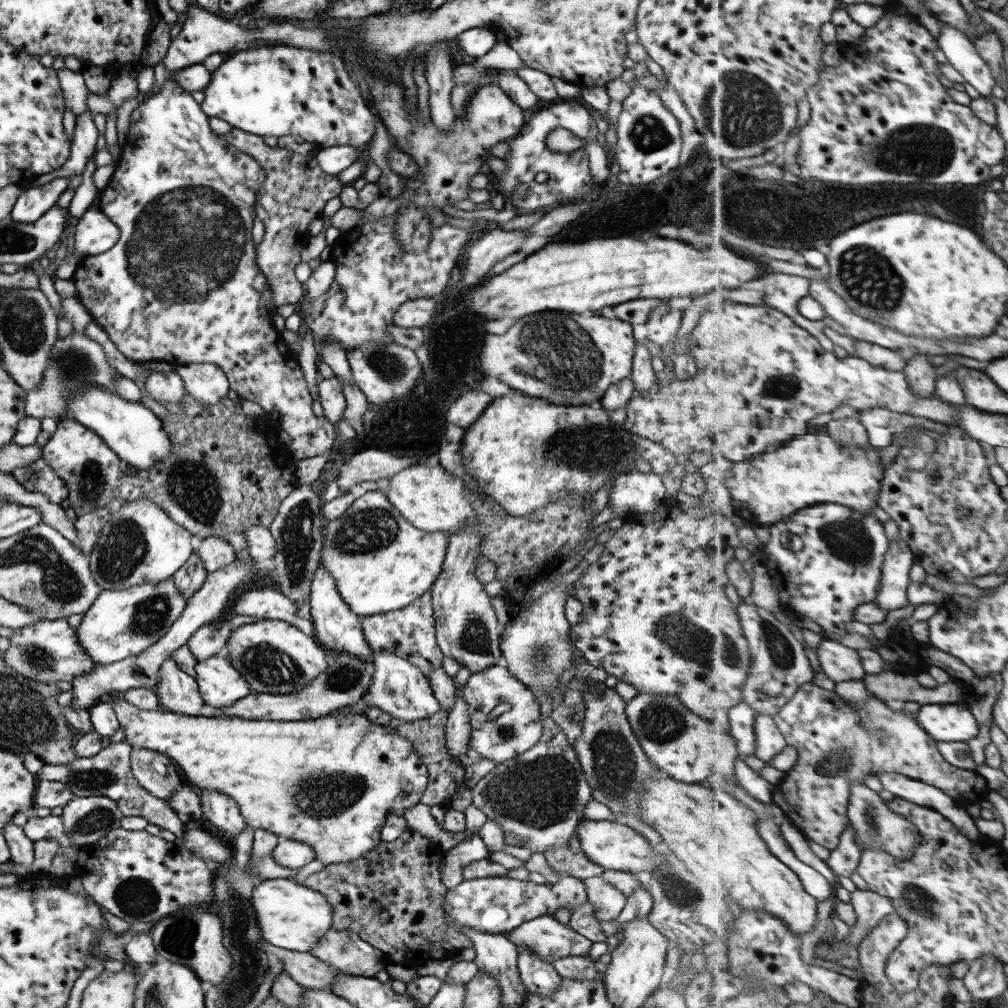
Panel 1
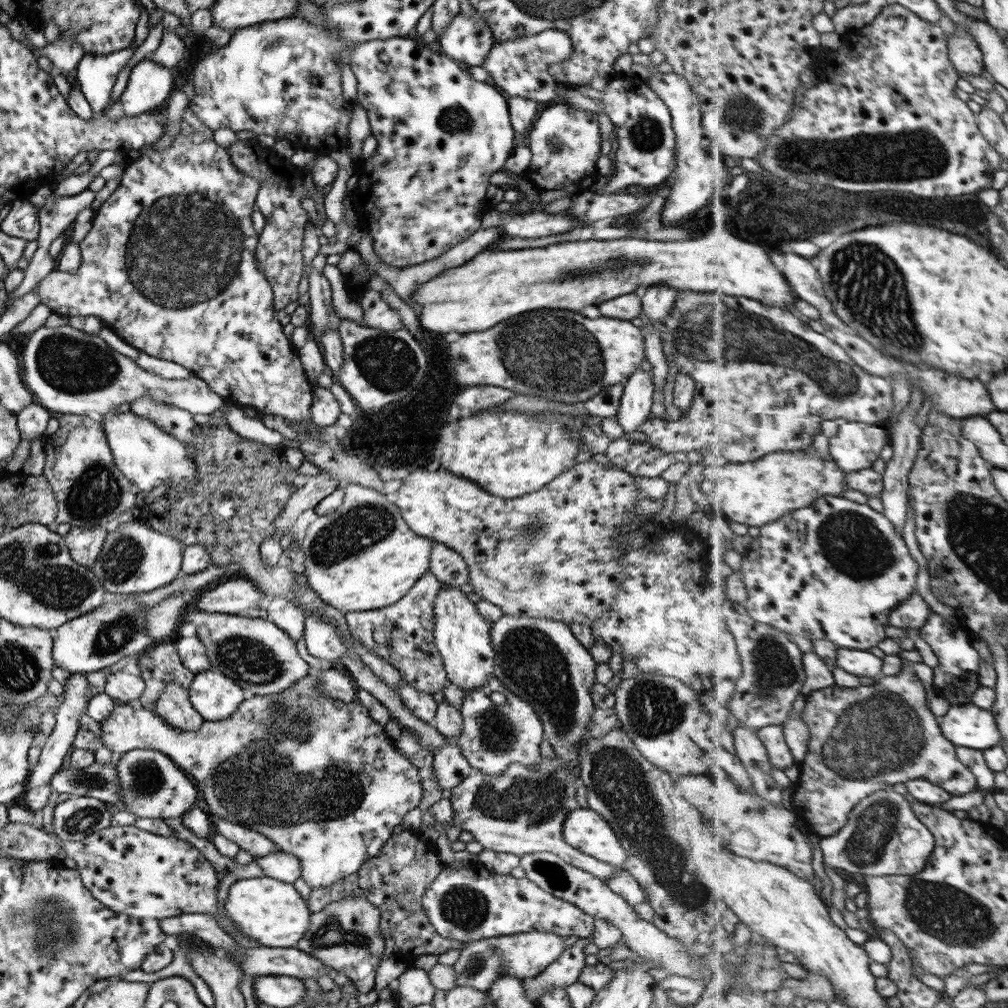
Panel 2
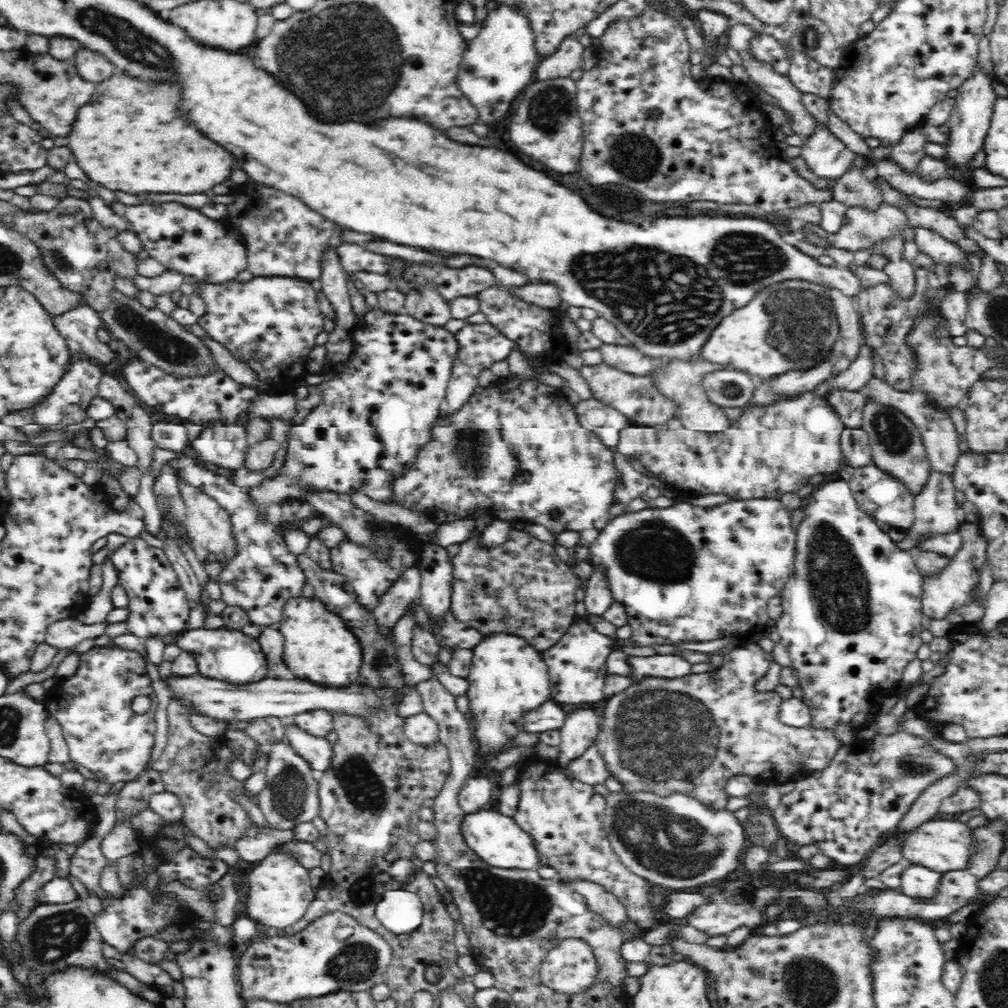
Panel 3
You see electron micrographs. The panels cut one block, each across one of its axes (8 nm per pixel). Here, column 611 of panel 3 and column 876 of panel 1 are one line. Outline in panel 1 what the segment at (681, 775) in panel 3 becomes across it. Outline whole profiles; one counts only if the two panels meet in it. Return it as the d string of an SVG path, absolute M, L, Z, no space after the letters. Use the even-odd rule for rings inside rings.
M813 681L802 686L793 700L774 717L789 744L800 750L800 761L787 772L786 779L775 791L775 808L782 815L789 817L808 840L819 843L831 852L838 849L842 834L845 834L849 824L852 824L849 807L853 801L854 783L862 783L868 774L877 776L881 772L905 774L942 788L958 803L966 805L983 803L987 793L993 791L976 770L969 771L948 762L942 750L938 748L938 740L918 722L918 716L908 716L903 710L892 710L887 701L877 695L870 694L870 698L862 706L851 706L840 694L826 690Z

